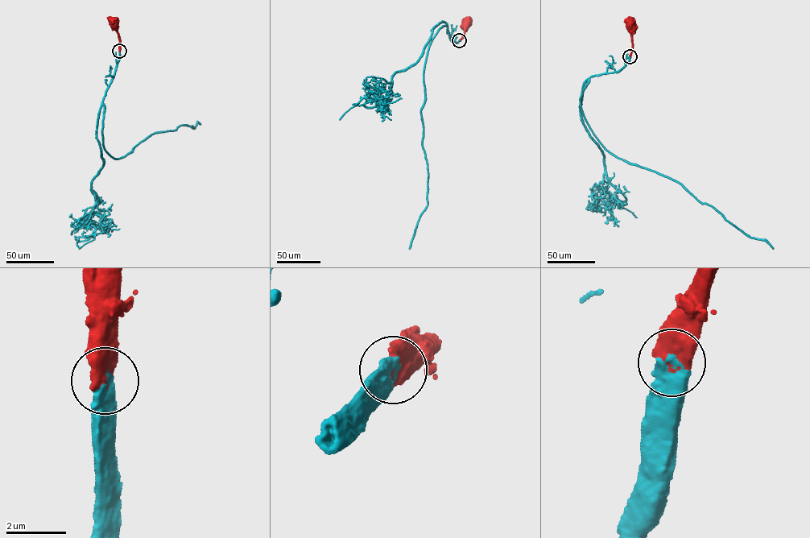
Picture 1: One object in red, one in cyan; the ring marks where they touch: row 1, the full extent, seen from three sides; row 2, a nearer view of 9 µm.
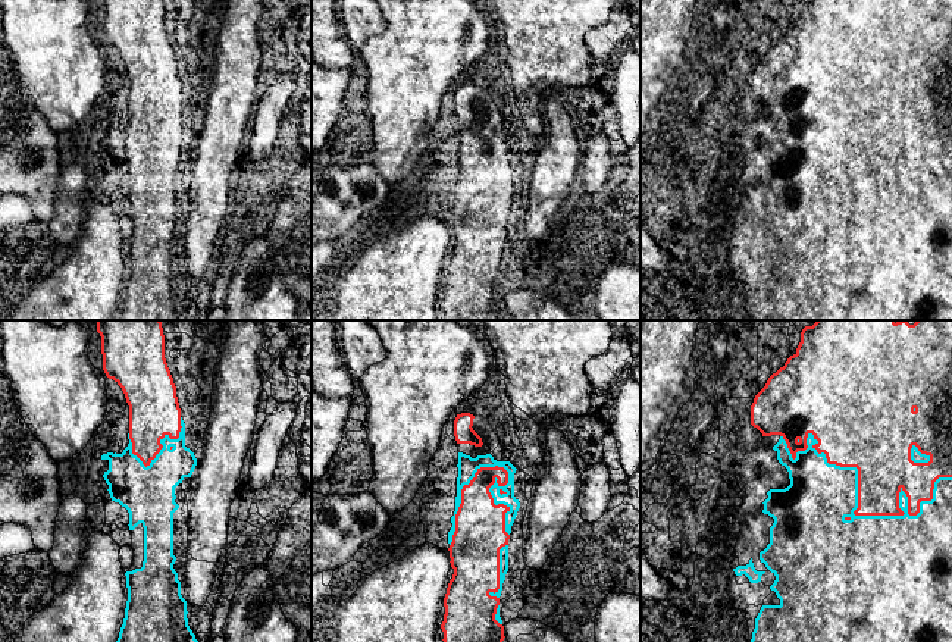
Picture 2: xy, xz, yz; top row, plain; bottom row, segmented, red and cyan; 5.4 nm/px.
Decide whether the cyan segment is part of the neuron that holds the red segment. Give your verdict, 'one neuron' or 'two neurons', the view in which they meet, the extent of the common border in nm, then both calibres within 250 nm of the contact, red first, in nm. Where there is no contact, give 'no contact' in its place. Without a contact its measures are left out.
one neuron; meets red in yz; contact 950 nm long; 320 nm thick on the red side, 360 nm on the other

